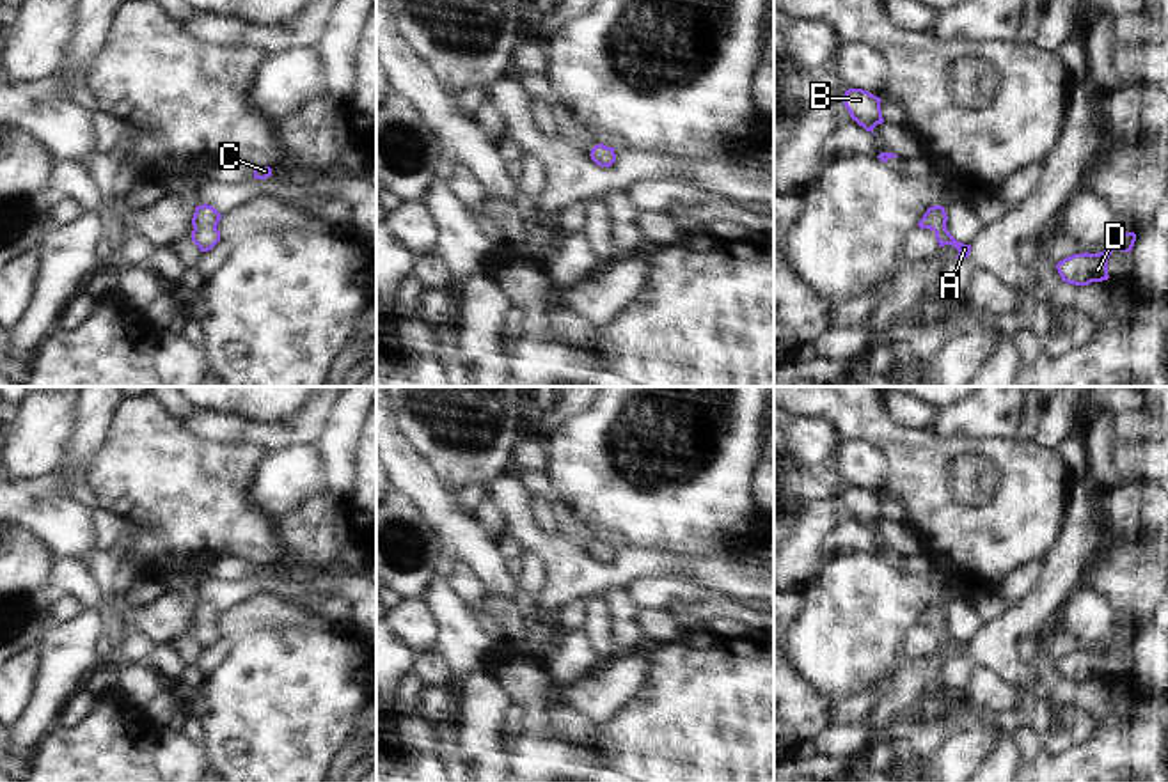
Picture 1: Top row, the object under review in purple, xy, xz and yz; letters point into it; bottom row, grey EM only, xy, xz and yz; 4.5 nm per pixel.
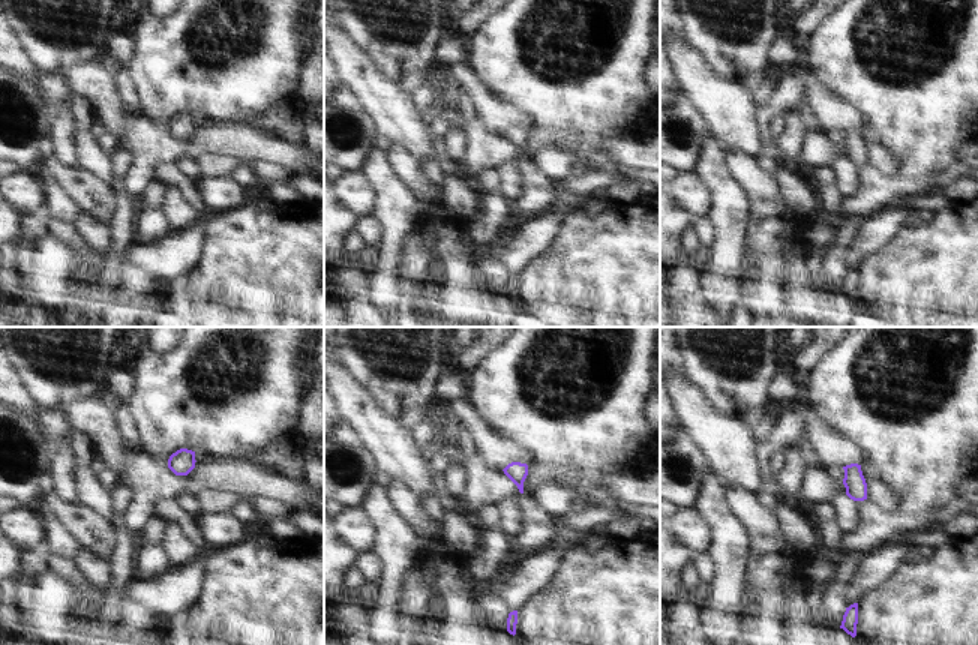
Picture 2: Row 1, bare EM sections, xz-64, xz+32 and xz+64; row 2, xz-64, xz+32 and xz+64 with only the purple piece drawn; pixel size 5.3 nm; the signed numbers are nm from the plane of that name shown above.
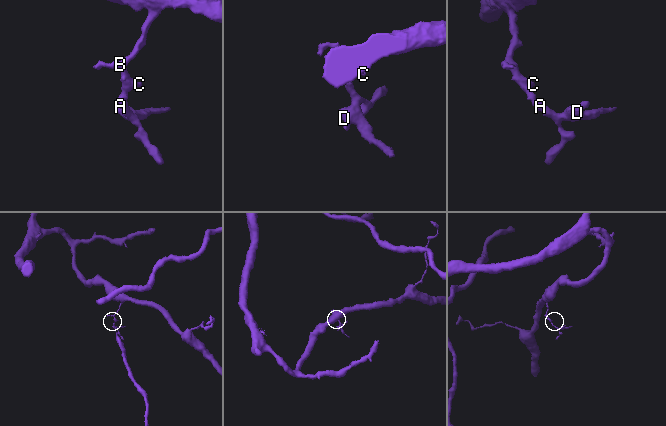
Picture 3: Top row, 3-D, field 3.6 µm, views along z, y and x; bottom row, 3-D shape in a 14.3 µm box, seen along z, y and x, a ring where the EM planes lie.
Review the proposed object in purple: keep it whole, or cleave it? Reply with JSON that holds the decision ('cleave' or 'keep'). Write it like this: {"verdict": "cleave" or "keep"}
{"verdict": "keep"}

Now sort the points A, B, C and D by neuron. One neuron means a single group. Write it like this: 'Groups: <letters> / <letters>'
Groups: A B C D

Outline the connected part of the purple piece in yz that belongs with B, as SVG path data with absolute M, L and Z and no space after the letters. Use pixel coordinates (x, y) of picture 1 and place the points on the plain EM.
M848 486L841 493L845 505L848 507L852 518L863 523L866 528L873 530L877 521L882 521L880 495L870 491L863 486Z

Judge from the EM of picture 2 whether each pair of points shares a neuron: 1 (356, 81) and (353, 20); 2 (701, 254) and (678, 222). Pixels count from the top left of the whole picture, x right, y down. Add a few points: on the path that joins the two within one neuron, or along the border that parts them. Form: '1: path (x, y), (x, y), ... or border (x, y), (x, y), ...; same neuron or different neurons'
1: border (339, 24), (342, 32), (377, 69); different neurons
2: border (690, 255), (687, 263); different neurons

